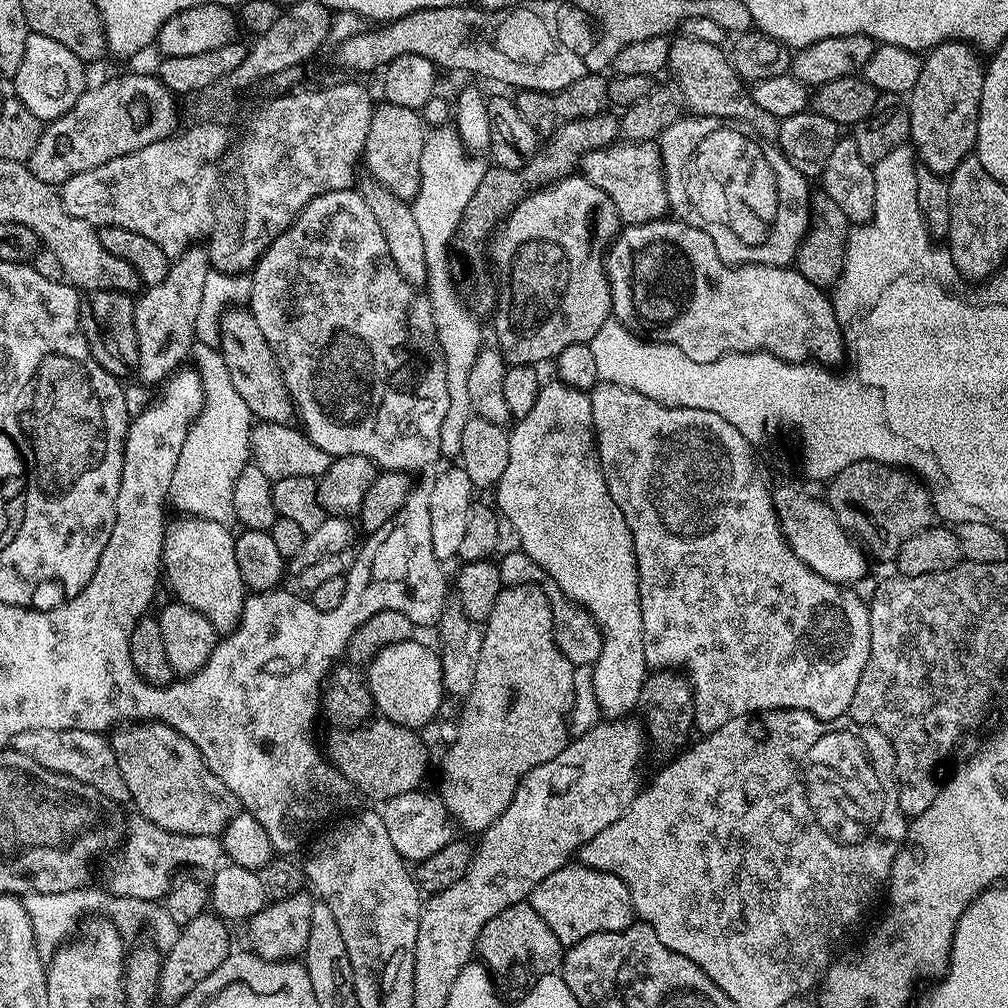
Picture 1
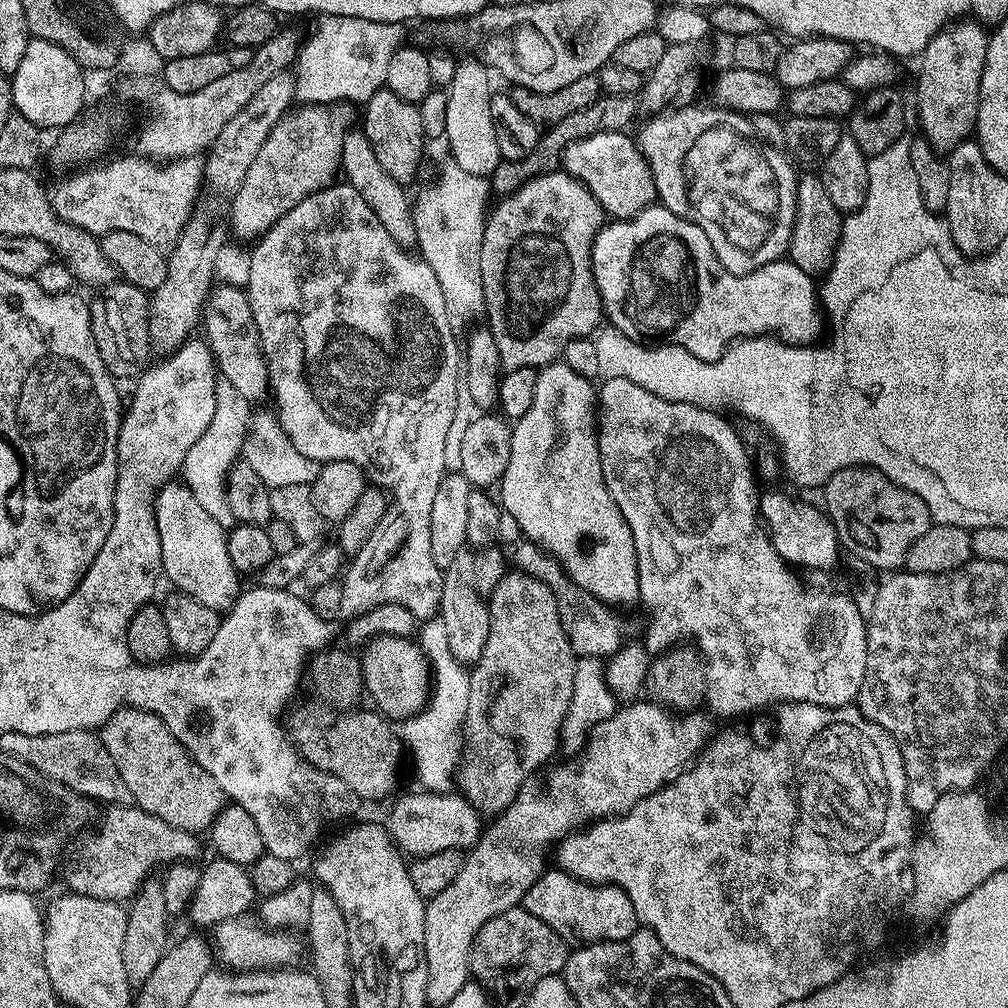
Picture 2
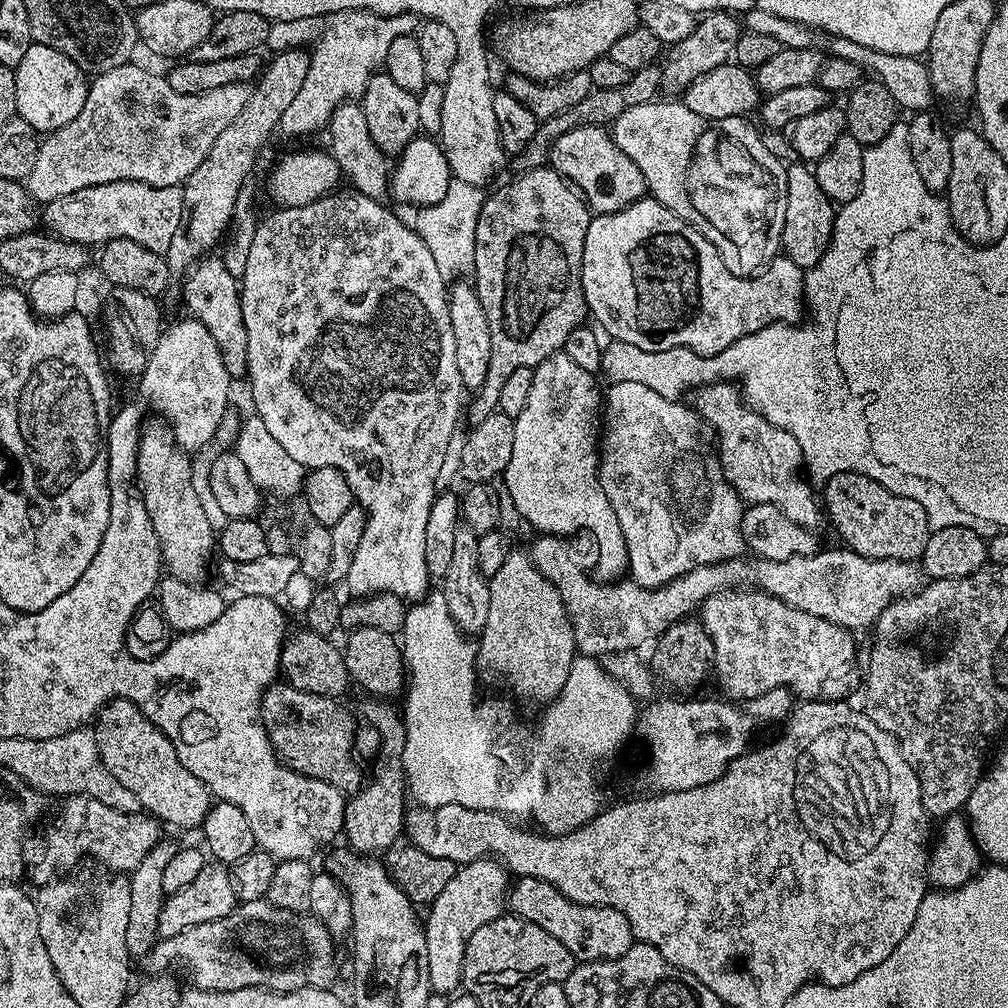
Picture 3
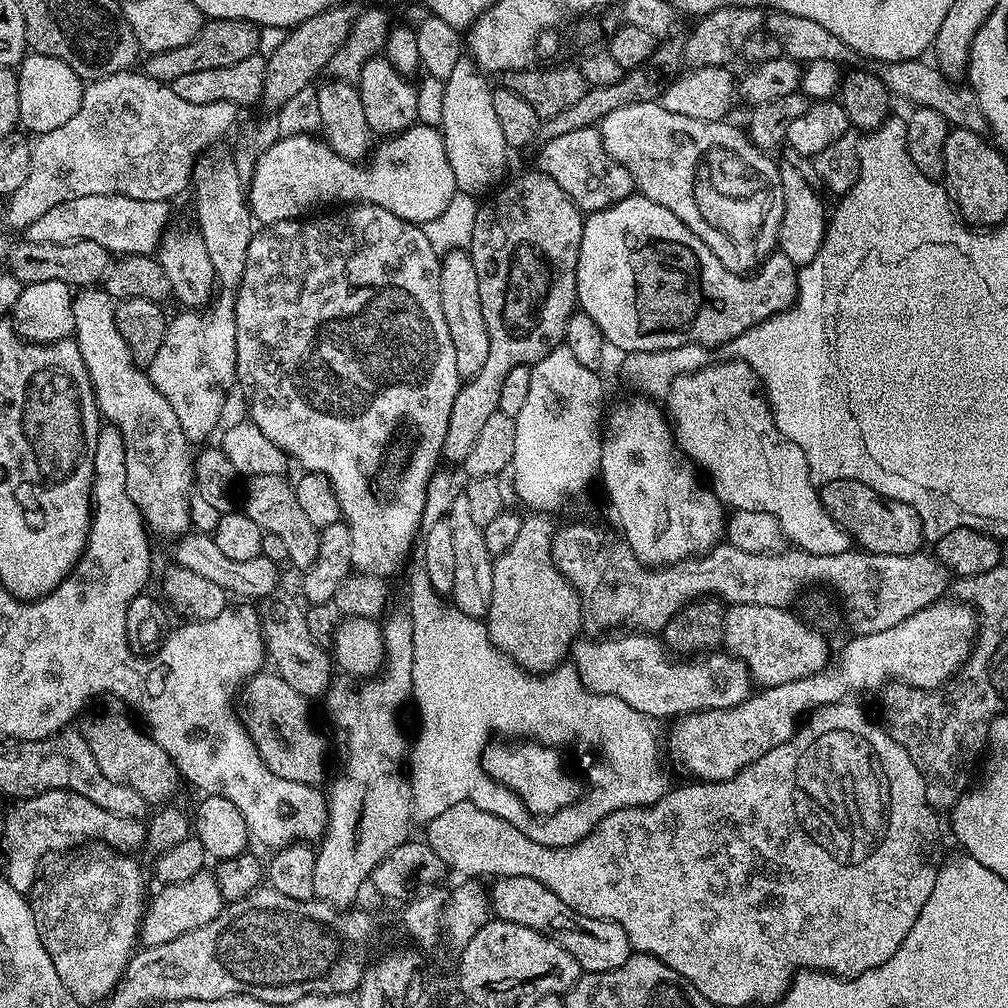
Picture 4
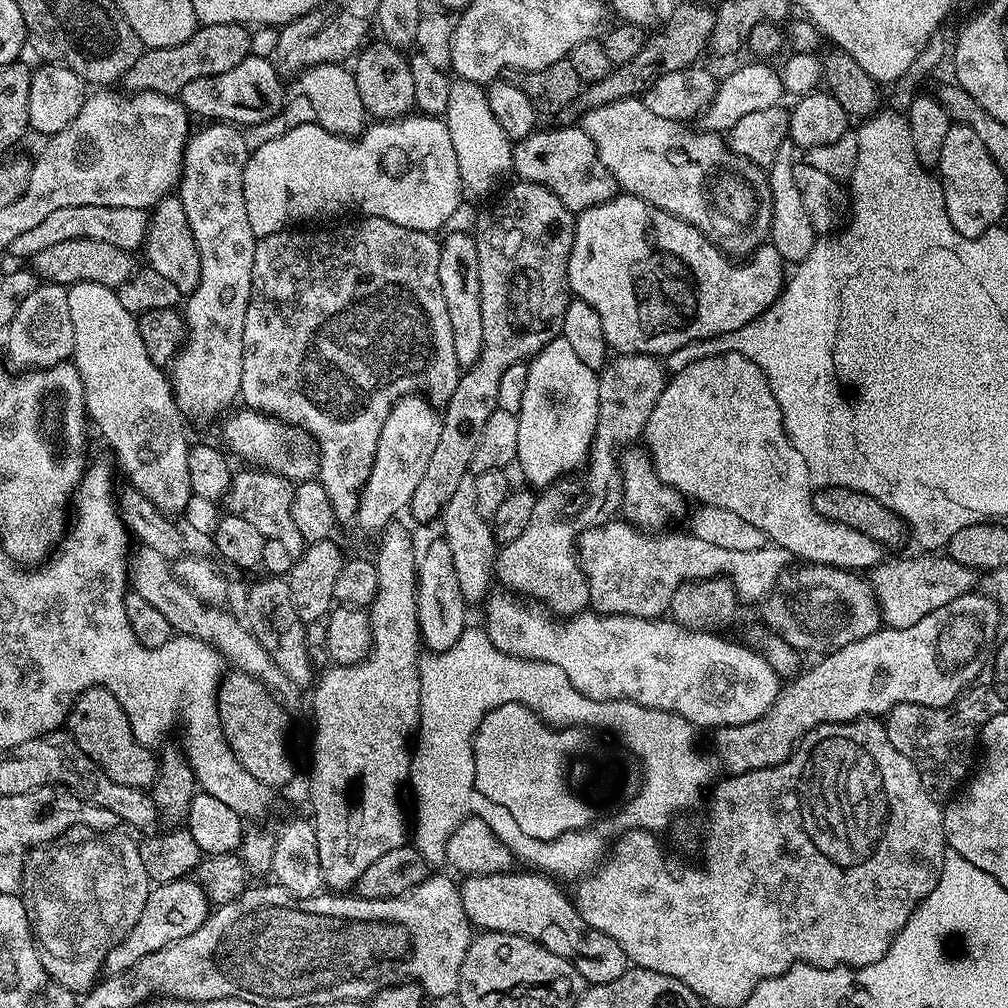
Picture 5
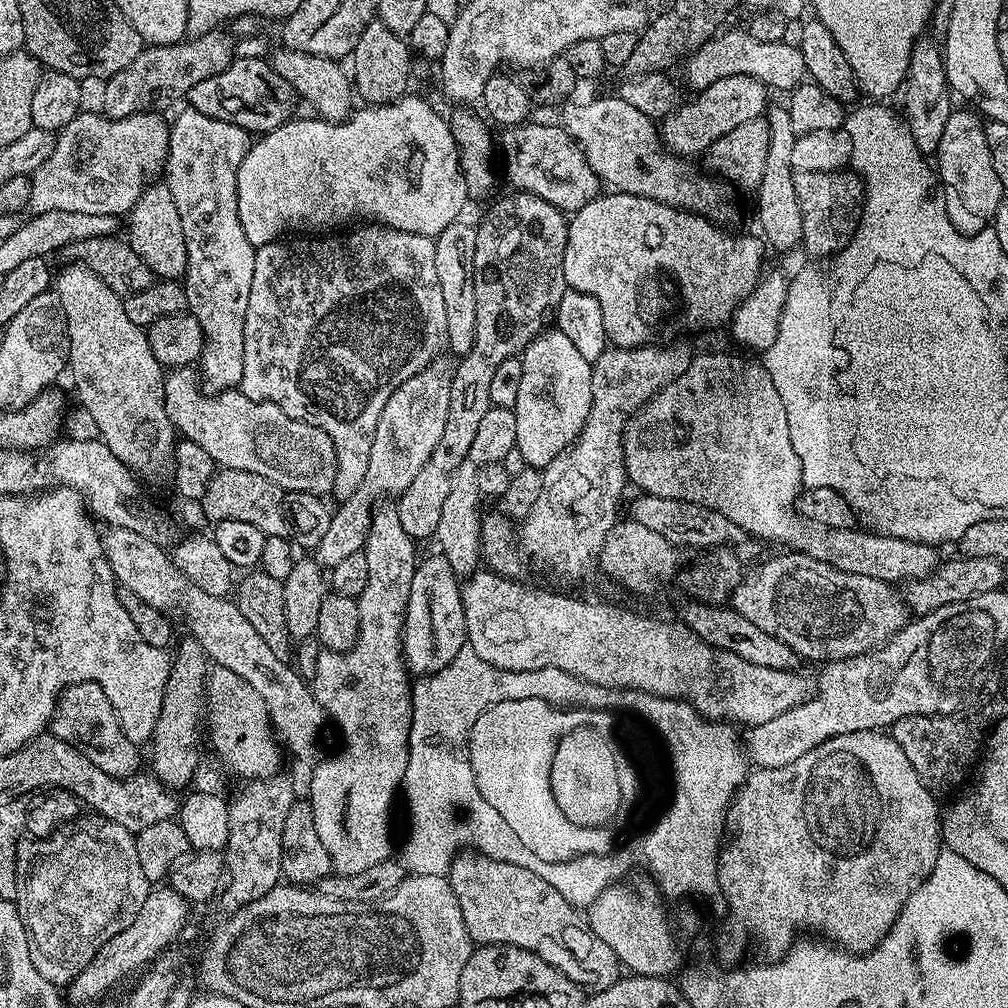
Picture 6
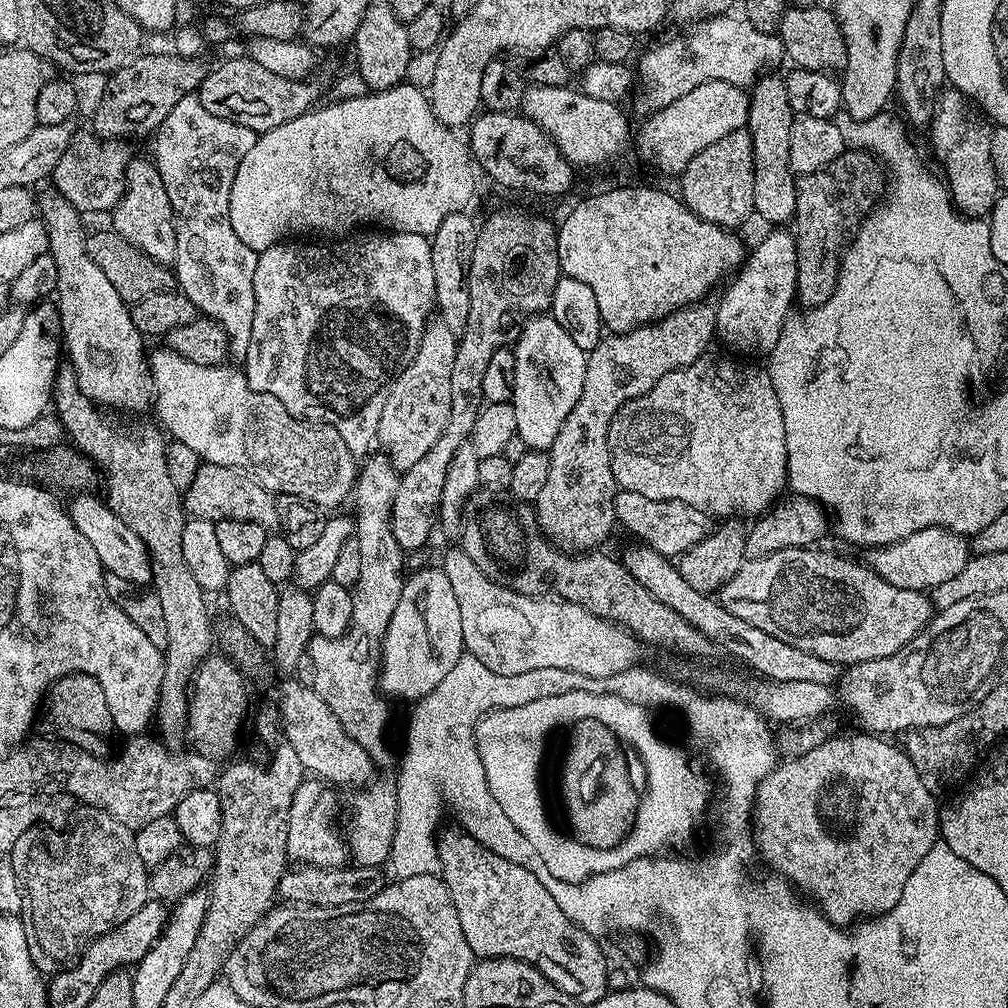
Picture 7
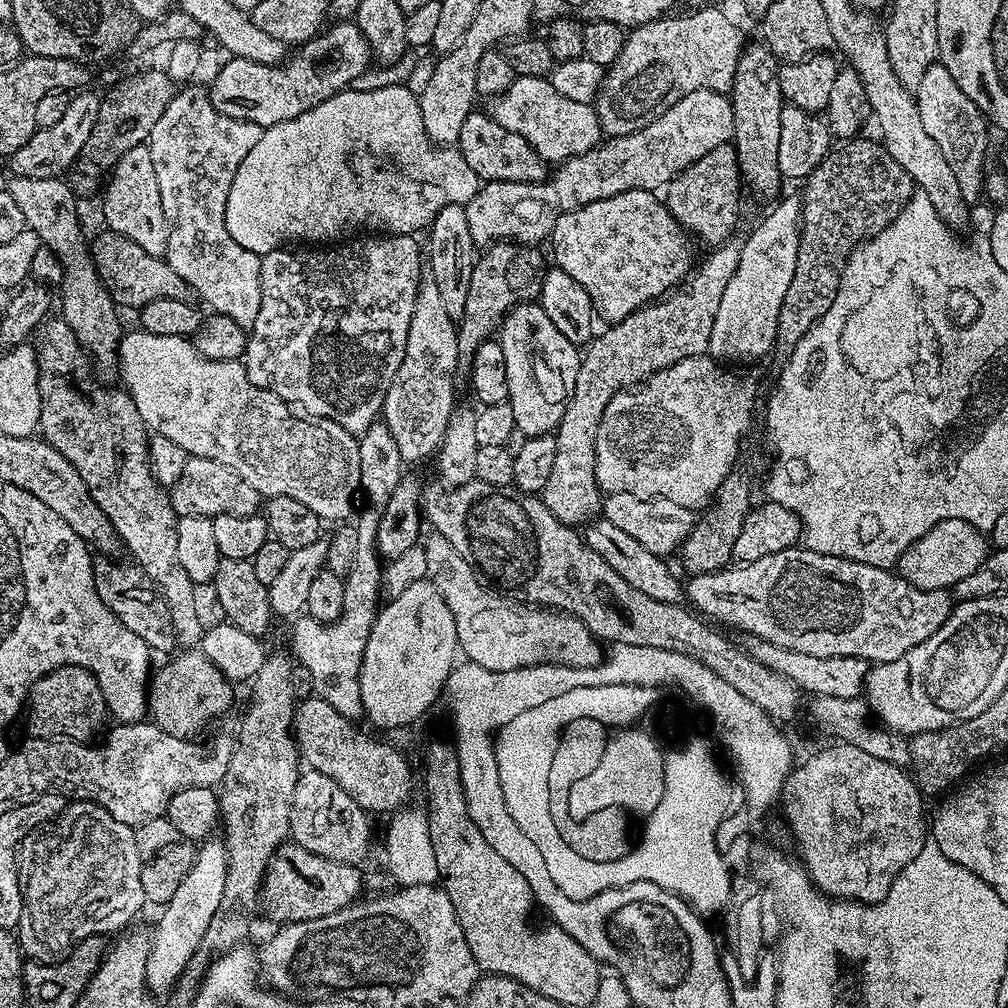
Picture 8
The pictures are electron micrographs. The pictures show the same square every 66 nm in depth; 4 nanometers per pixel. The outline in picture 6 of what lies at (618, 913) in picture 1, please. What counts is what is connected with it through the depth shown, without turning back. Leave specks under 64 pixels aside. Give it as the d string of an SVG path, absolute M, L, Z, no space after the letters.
M460 850L455 853L452 865L449 866L447 878L454 890L454 898L458 898L458 910L462 910L462 922L466 922L468 937L473 945L509 944L522 950L530 950L538 954L550 966L554 966L566 978L585 990L601 992L616 980L621 979L622 965L620 959L588 928L585 917L578 913L577 905L569 902L563 892L559 892L546 878L542 878L534 870L526 870L526 866L514 866L510 862L496 861L475 850Z

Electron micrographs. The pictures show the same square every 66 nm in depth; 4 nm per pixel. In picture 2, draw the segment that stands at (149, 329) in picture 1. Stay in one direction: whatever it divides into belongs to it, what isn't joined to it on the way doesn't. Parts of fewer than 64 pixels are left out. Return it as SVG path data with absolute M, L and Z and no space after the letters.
M291 71L274 74L254 93L254 98L222 126L222 134L214 138L212 147L203 157L204 178L202 188L192 216L186 222L180 237L167 253L168 269L166 282L151 293L148 301L148 321L152 347L157 353L175 352L197 331L202 320L204 302L214 284L215 254L222 249L230 236L230 213L232 197L242 186L250 162L258 156L262 142L270 134L285 112L293 107L296 100L297 77Z

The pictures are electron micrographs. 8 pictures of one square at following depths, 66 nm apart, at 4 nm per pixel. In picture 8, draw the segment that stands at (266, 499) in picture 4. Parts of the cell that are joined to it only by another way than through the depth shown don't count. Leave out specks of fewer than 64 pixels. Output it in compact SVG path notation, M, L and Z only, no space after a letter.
M189 456L182 470L182 478L170 489L172 505L177 517L206 516L214 517L222 514L238 514L239 516L255 516L261 511L262 497L250 482L242 479L230 466L217 460Z

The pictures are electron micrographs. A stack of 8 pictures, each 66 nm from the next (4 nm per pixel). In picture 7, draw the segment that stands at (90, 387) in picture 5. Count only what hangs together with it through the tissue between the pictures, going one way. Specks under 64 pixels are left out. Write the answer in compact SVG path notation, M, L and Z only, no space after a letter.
M47 190L41 196L38 196L38 219L43 224L46 234L48 235L48 251L51 252L54 258L54 266L58 266L58 282L56 283L56 290L54 293L54 303L56 309L60 312L60 330L62 333L63 343L66 345L66 356L70 359L70 366L76 375L78 386L82 390L82 394L86 394L86 398L90 398L96 404L103 406L105 409L113 410L112 408L121 408L124 412L140 412L144 407L149 407L150 404L150 364L146 359L146 352L144 356L144 344L146 344L145 337L140 335L140 332L134 326L132 321L132 314L129 305L118 294L118 290L114 290L114 285L111 284L110 278L106 278L106 274L102 274L102 270L98 270L98 265L94 263L94 258L90 258L90 254L84 245L84 238L86 235L86 227L80 222L82 213L80 209L76 208L72 203L62 195L61 192L55 190Z

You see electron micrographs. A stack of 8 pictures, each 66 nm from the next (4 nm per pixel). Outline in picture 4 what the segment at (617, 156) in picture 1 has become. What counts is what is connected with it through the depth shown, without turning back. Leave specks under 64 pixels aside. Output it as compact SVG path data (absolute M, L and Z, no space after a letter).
M599 127L570 130L570 134L558 134L558 138L544 140L541 145L534 164L535 171L554 178L581 212L606 210L633 195L634 181L630 170L606 154Z

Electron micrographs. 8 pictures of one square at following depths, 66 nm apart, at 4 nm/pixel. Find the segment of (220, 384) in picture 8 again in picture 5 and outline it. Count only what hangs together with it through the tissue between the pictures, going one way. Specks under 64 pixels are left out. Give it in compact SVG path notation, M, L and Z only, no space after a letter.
M241 410L224 424L224 440L244 460L250 460L261 469L277 472L287 480L317 479L320 471L320 454L312 439L302 428L278 420L264 412Z

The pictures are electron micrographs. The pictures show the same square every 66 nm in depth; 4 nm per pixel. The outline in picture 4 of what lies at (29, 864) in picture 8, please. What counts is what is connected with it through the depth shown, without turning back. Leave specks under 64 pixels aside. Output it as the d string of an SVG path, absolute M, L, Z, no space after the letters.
M85 842L63 857L64 861L49 876L41 875L30 893L30 903L42 946L58 970L58 978L74 994L77 1005L96 1004L108 999L122 978L128 959L138 944L140 920L146 907L144 876L131 855L118 852L109 844Z

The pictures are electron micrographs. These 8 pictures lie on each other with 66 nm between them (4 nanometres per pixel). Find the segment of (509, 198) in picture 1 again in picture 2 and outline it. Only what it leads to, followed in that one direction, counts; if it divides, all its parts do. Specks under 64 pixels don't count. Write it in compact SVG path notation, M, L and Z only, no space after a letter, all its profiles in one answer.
M601 95L599 100L588 108L578 110L574 114L570 114L566 118L562 118L562 122L551 125L541 135L540 141L536 143L536 149L530 155L521 160L504 160L501 162L496 171L490 176L490 184L493 189L504 188L500 190L515 190L521 188L528 180L534 176L539 176L542 172L550 172L559 169L562 164L562 153L564 148L578 138L586 138L595 132L611 132L613 130L627 129L628 120L632 120L636 116L636 100L635 95L628 96L612 96Z

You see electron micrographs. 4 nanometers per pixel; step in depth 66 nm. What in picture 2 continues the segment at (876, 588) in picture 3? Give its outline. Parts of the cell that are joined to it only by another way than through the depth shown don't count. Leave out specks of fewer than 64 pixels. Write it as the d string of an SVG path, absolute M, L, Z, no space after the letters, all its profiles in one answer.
M520 542L511 550L511 563L530 578L538 578L538 582L545 584L554 594L554 602L558 602L558 618L562 622L562 630L566 630L566 638L577 657L611 658L621 648L626 640L624 624L616 613L619 611L613 605L604 604L598 598L594 598L594 594L582 590L582 586L578 586L568 577L568 571L563 564L540 545Z

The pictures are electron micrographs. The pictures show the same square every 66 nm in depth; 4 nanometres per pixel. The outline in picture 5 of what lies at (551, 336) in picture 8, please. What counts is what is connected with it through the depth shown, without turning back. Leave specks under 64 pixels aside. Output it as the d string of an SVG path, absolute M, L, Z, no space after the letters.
M562 338L552 340L527 361L526 391L518 413L518 454L527 483L543 490L562 476L575 473L588 459L596 433L598 402L597 369L585 366L578 353Z

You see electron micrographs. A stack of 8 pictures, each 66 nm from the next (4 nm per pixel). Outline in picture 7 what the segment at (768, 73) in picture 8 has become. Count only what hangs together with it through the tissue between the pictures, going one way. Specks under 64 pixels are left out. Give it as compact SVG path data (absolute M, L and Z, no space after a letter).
M764 74L751 85L748 92L748 123L746 130L752 139L754 162L754 212L768 226L784 226L796 214L796 181L790 167L790 130L794 113L790 98L786 98L786 86L776 74Z

